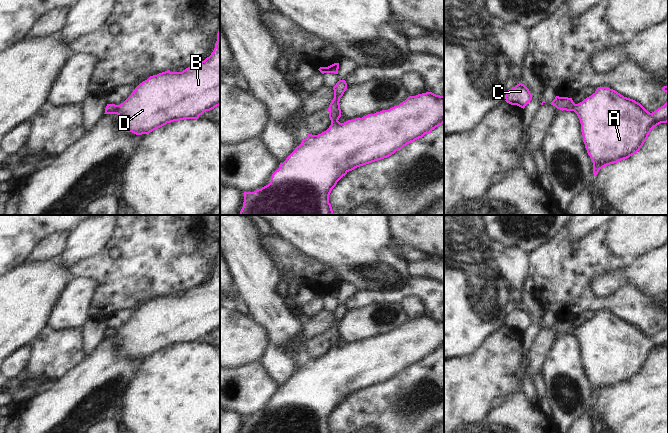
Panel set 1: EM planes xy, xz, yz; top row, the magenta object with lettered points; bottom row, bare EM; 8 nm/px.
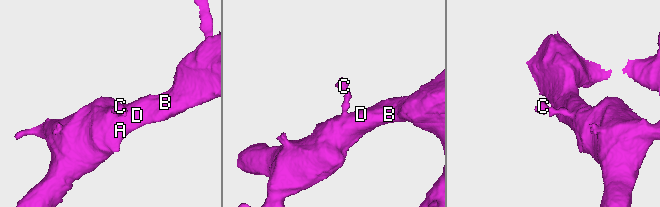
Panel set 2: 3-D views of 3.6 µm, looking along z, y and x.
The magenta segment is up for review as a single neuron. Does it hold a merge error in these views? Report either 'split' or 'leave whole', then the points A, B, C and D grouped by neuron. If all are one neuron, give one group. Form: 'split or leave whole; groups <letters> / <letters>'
leave whole; groups A B C D

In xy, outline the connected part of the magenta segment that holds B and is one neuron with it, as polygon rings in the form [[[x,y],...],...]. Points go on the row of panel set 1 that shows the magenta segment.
[[[220,28],[211,55],[182,72],[167,70],[140,83],[120,105],[107,104],[104,114],[117,114],[122,128],[136,135],[150,132],[184,119],[198,119],[206,111],[220,105]]]

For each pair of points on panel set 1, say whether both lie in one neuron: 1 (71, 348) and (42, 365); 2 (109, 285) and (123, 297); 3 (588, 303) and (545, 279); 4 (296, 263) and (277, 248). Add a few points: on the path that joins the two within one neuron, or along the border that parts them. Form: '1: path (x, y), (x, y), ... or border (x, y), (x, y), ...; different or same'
1: path (64, 350), (57, 352), (49, 360); same
2: path (112, 286), (120, 294); same
3: path (577, 297), (573, 296), (556, 279); same
4: path (291, 258), (282, 250); same

